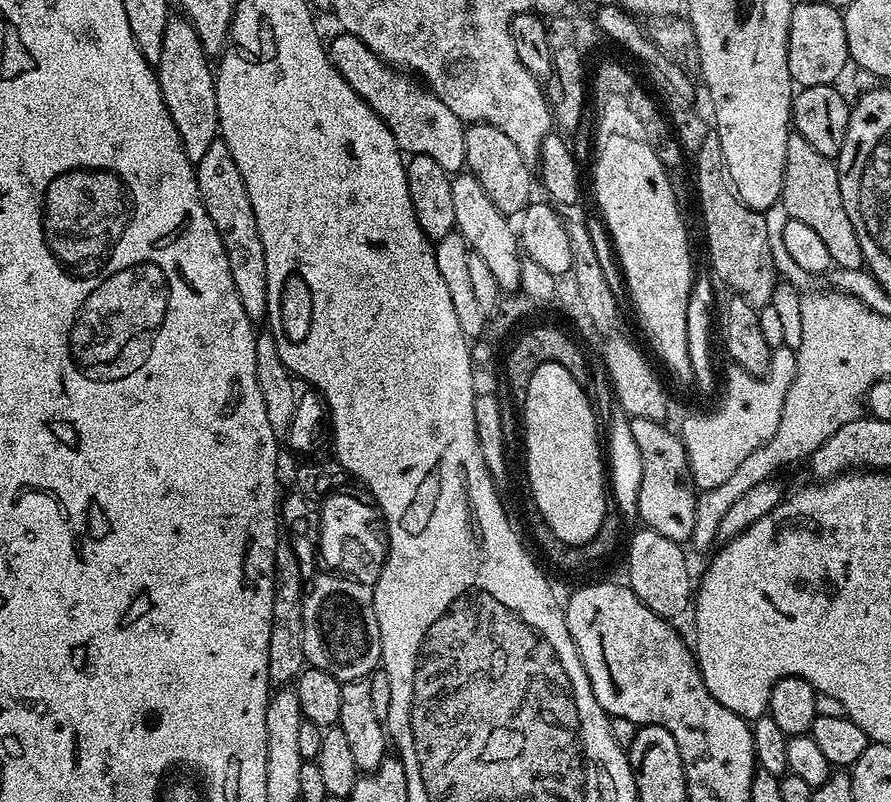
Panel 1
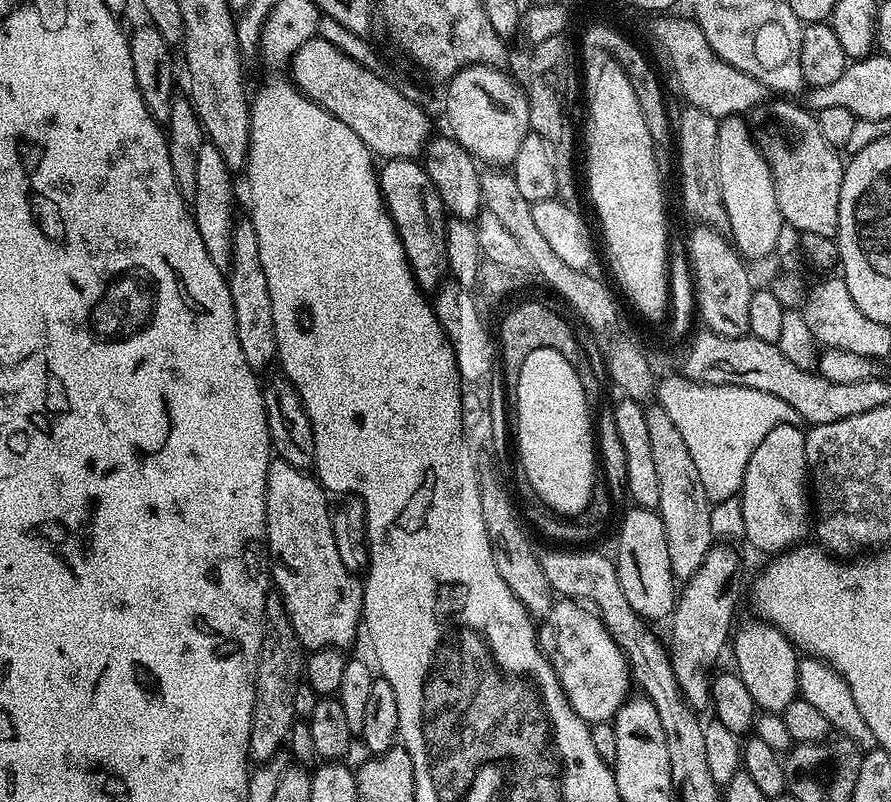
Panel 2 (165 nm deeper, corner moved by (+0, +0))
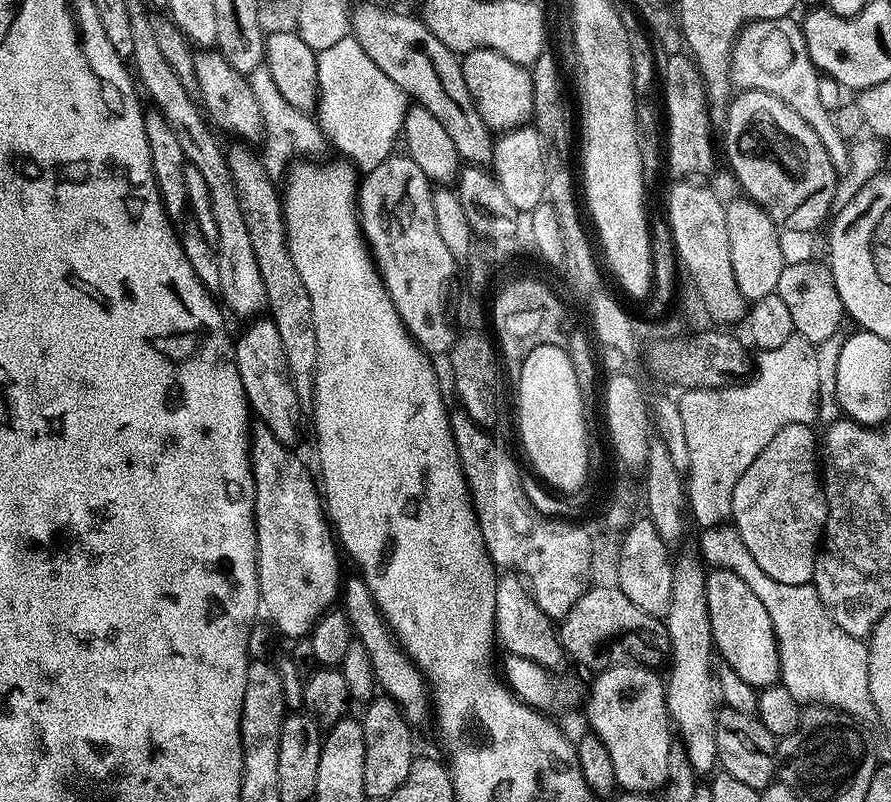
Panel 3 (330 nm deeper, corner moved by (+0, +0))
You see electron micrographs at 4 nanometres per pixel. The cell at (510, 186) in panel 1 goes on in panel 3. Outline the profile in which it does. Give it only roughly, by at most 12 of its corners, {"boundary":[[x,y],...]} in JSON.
{"boundary":[[494,50],[463,53],[488,129],[532,120],[532,74]]}

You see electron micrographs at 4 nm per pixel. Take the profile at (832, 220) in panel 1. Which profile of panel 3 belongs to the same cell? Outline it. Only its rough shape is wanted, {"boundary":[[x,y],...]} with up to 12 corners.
{"boundary":[[737,91],[728,164],[781,229],[815,233],[838,173],[782,98]]}

